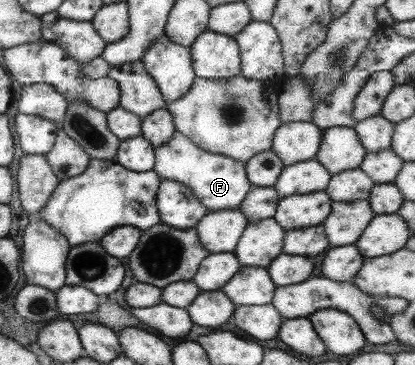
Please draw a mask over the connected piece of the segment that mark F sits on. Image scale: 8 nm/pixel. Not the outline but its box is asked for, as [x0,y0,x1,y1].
[152,130,252,211]

